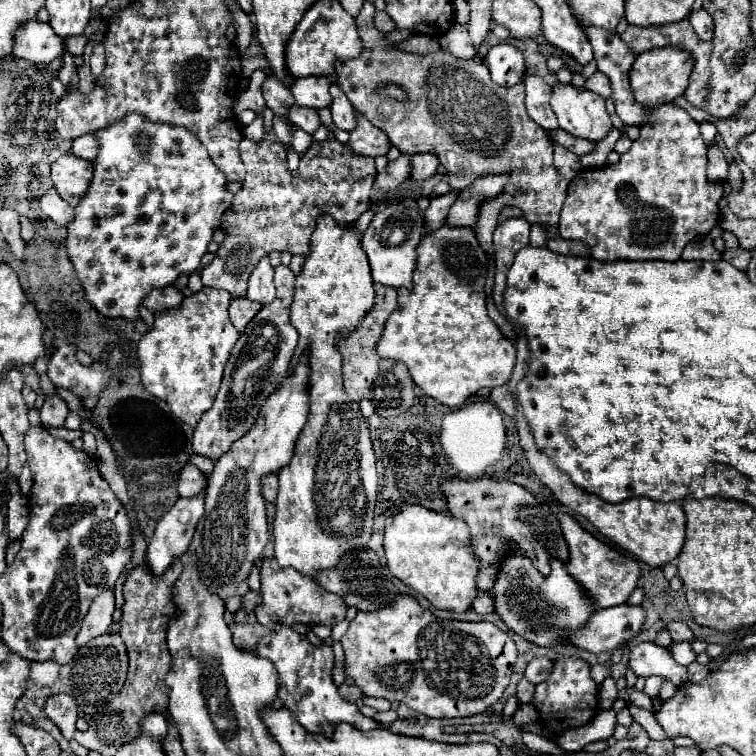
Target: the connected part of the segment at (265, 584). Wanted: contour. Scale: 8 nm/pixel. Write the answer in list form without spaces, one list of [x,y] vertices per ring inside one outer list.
[[[262,558],[260,566],[260,604],[256,606],[256,618],[266,628],[276,628],[276,624],[324,624],[334,626],[346,618],[346,602],[328,590],[324,590],[320,584],[316,584],[314,578],[304,576],[296,572],[294,568],[280,568],[276,558]]]

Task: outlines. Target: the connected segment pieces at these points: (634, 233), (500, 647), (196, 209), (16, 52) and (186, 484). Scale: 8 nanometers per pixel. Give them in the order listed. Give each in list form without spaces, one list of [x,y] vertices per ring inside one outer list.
[[[664,104],[652,110],[650,114],[652,124],[646,124],[640,128],[640,138],[632,144],[630,152],[624,154],[620,158],[618,164],[602,168],[602,170],[584,170],[580,172],[568,186],[568,194],[560,212],[560,234],[566,236],[566,240],[580,240],[586,242],[592,248],[592,258],[600,260],[600,262],[616,262],[616,260],[634,260],[634,262],[642,262],[642,260],[664,260],[664,262],[676,262],[680,260],[680,254],[684,250],[684,246],[688,242],[692,242],[694,238],[706,236],[716,224],[718,224],[718,202],[722,198],[722,184],[710,184],[706,180],[706,164],[708,164],[708,150],[706,144],[700,136],[700,128],[698,124],[690,118],[690,114],[674,104]]]
[[[406,594],[396,596],[386,608],[358,612],[340,644],[346,654],[346,676],[350,676],[366,696],[402,702],[430,718],[474,716],[498,702],[510,684],[510,674],[518,654],[514,640],[494,624],[438,620],[430,610],[422,608],[416,598]]]
[[[132,112],[132,114],[126,114],[122,120],[110,124],[106,128],[100,128],[94,136],[98,140],[98,154],[92,160],[94,176],[92,176],[92,182],[90,182],[86,194],[82,196],[80,204],[74,208],[74,220],[66,226],[66,230],[68,230],[66,252],[68,252],[68,258],[74,264],[76,276],[80,280],[82,290],[84,290],[84,298],[90,302],[90,306],[94,310],[98,310],[106,318],[124,318],[124,320],[136,322],[140,318],[140,312],[138,312],[140,304],[144,302],[144,298],[154,288],[172,286],[180,274],[190,276],[190,274],[194,274],[194,272],[198,272],[202,268],[202,256],[208,252],[208,244],[212,242],[214,232],[218,228],[222,228],[224,214],[234,208],[234,204],[232,204],[234,194],[228,192],[228,180],[218,170],[218,166],[212,162],[212,158],[208,156],[208,150],[204,148],[204,144],[198,140],[196,134],[188,132],[188,128],[180,128],[180,126],[172,126],[172,124],[160,124],[160,122],[150,122],[142,114]]]
[[[32,18],[16,30],[12,56],[24,58],[32,64],[50,64],[64,56],[64,44],[62,38],[52,32],[50,24]]]
[[[186,464],[186,468],[180,474],[178,494],[182,498],[192,498],[192,496],[198,496],[200,492],[204,492],[204,488],[206,488],[206,478],[200,472],[200,468],[196,468],[194,464]]]

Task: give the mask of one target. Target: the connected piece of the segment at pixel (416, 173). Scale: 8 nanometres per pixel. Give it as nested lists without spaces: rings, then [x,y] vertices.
[[[416,154],[412,156],[412,170],[410,170],[410,178],[412,180],[426,180],[430,176],[434,176],[438,170],[438,160],[432,154]]]

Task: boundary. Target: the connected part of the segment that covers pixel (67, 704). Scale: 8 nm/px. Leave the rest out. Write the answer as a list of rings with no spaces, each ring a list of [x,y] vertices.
[[[56,694],[46,700],[46,716],[62,730],[66,740],[74,738],[76,720],[78,720],[78,706],[76,700],[68,694]]]

